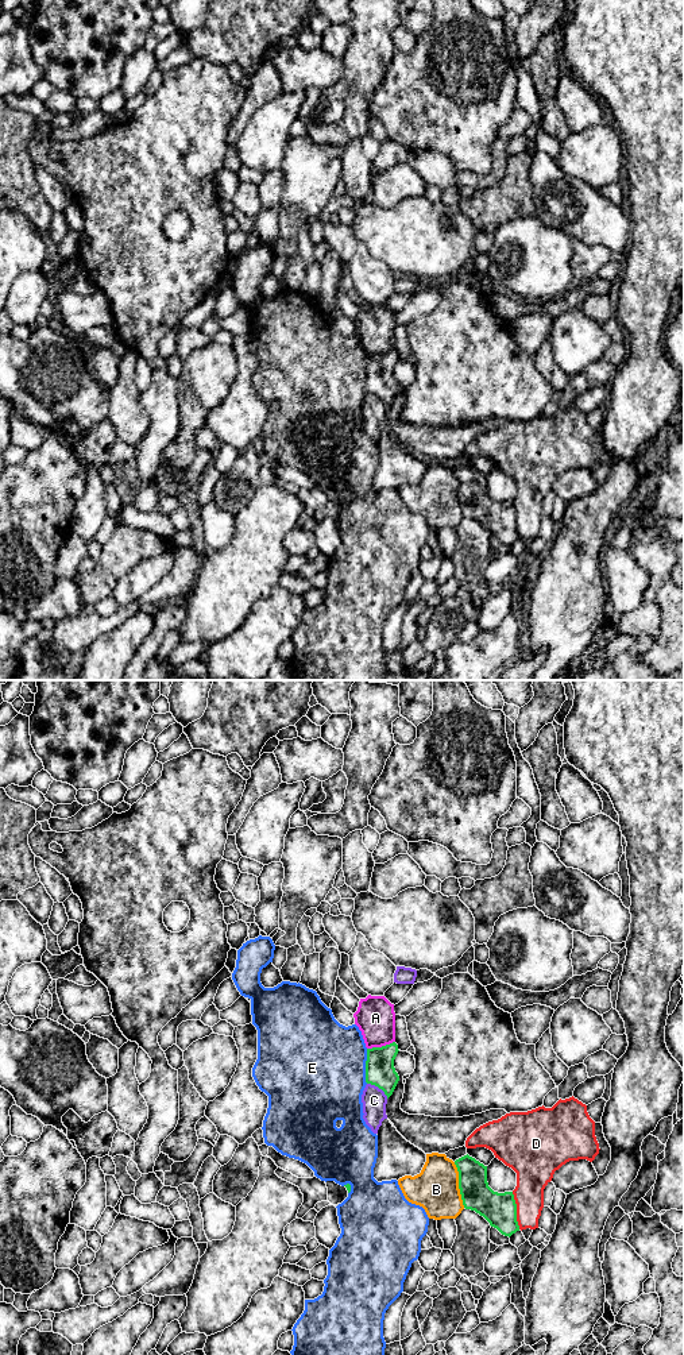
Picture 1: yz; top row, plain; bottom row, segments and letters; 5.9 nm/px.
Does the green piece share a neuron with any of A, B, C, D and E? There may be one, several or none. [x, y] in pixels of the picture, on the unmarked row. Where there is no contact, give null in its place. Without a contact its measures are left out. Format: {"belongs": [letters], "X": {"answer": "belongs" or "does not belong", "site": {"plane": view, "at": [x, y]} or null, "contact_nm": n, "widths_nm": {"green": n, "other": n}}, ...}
{"belongs": [], "A": {"answer": "does not belong", "site": {"plane": "yz", "at": [382, 355]}, "contact_nm": 180, "widths_nm": {"green": 180, "other": 240}}, "B": {"answer": "does not belong", "site": {"plane": "yz", "at": [459, 494]}, "contact_nm": 280, "widths_nm": {"green": 180, "other": 280}}, "C": {"answer": "does not belong", "site": {"plane": "yz", "at": [378, 396]}, "contact_nm": 160, "widths_nm": {"green": 180, "other": 150}}, "D": {"answer": "does not belong", "site": {"plane": "yz", "at": [516, 520]}, "contact_nm": 220, "widths_nm": {"green": 200, "other": 200}}, "E": {"answer": "does not belong", "site": {"plane": "yz", "at": [366, 375]}, "contact_nm": 200, "widths_nm": {"green": 180, "other": 500}}}

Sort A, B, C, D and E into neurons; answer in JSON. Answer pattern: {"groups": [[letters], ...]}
{"groups": [["A"], ["B"], ["C"], ["D"], ["E"]]}

